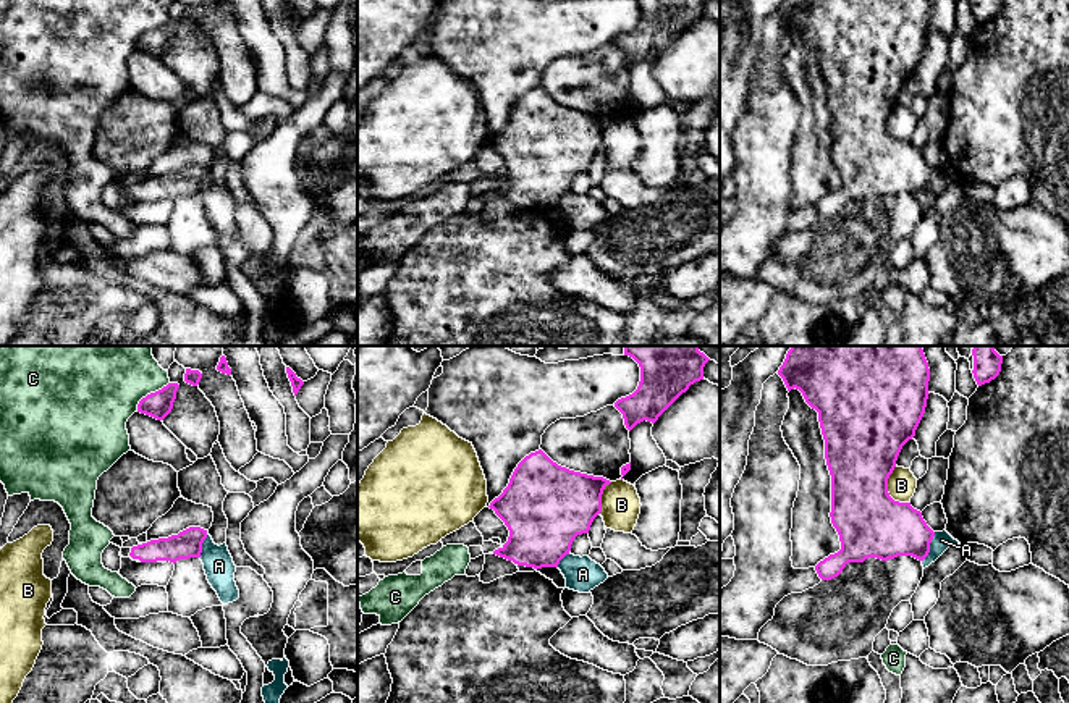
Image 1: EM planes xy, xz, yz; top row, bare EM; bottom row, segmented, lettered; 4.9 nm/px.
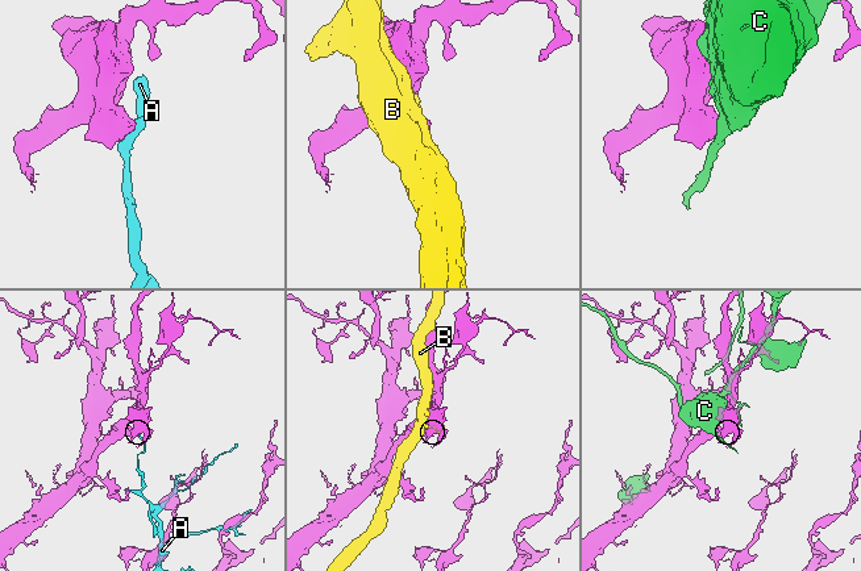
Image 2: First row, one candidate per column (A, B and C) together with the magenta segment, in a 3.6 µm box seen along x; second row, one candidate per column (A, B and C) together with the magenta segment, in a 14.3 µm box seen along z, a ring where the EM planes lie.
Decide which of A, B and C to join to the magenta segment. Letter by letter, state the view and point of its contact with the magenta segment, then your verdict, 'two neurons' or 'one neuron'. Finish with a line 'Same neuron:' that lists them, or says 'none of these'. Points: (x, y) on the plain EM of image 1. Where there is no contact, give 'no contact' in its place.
A: contact yz (929, 185); two neurons
B: contact yz (887, 128); two neurons
C: contact xy (151, 31); two neurons
Same neuron: none of these

